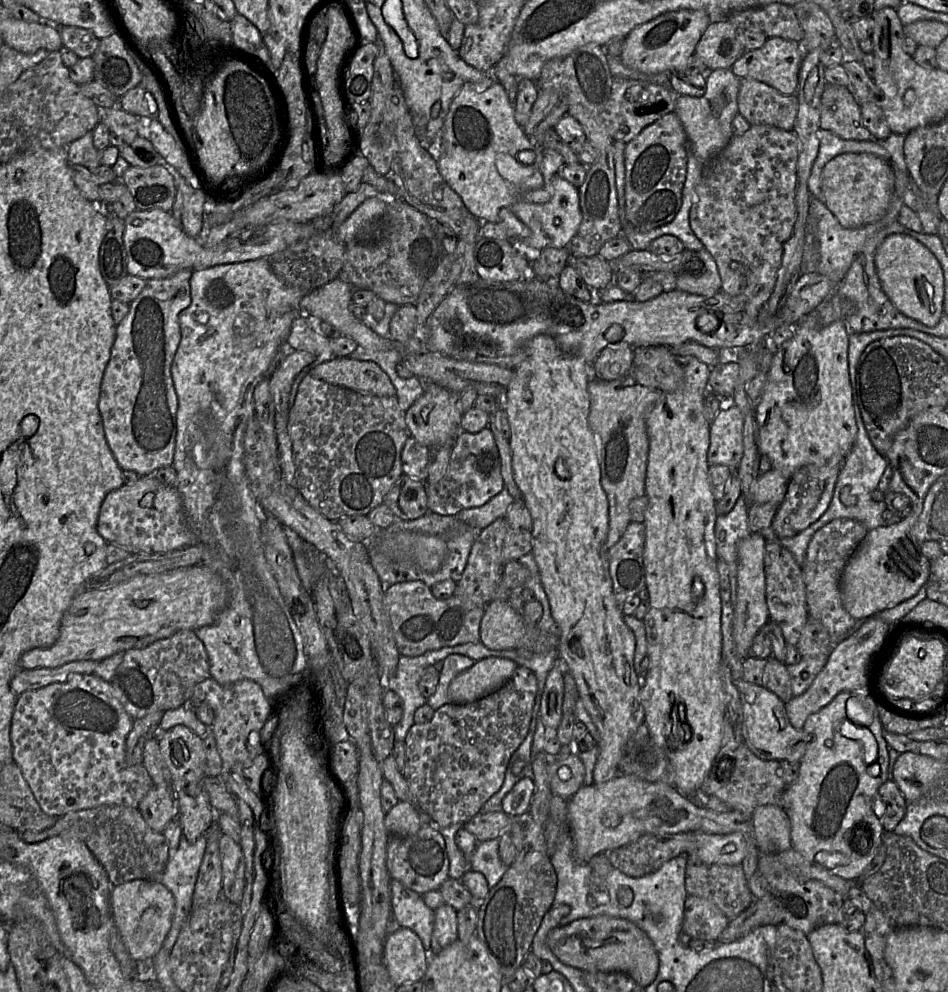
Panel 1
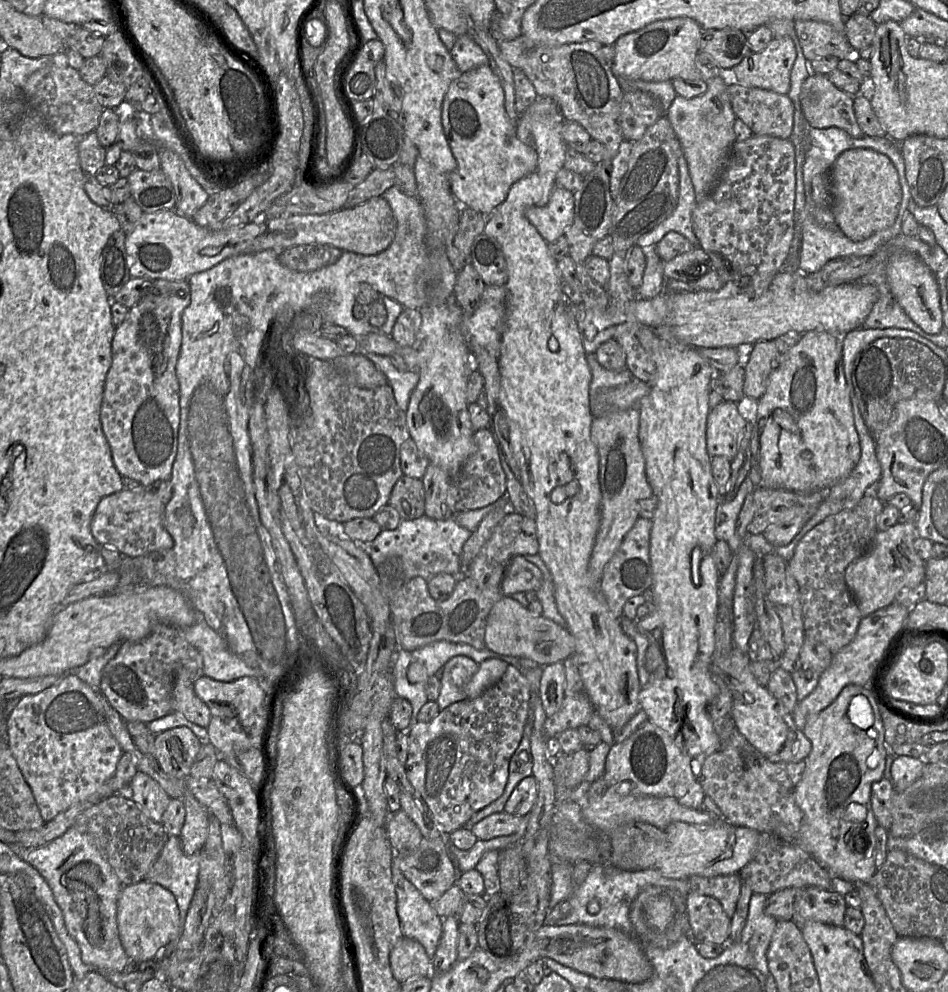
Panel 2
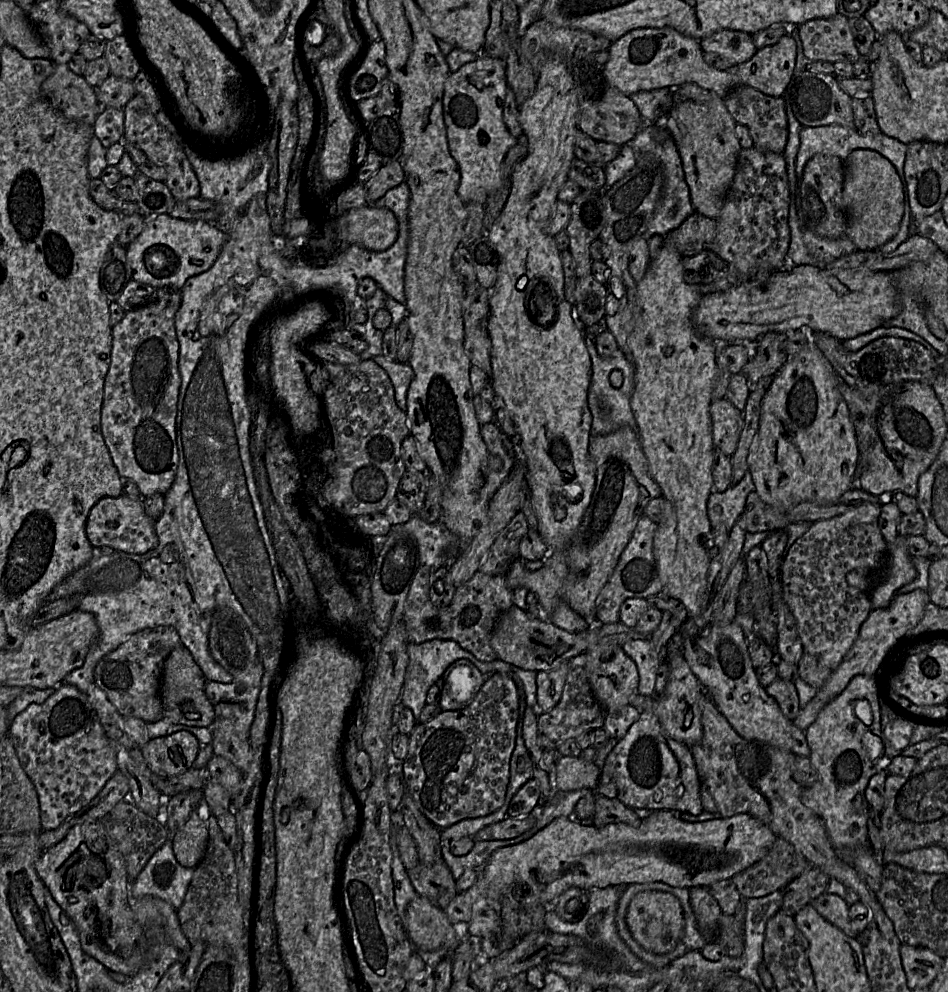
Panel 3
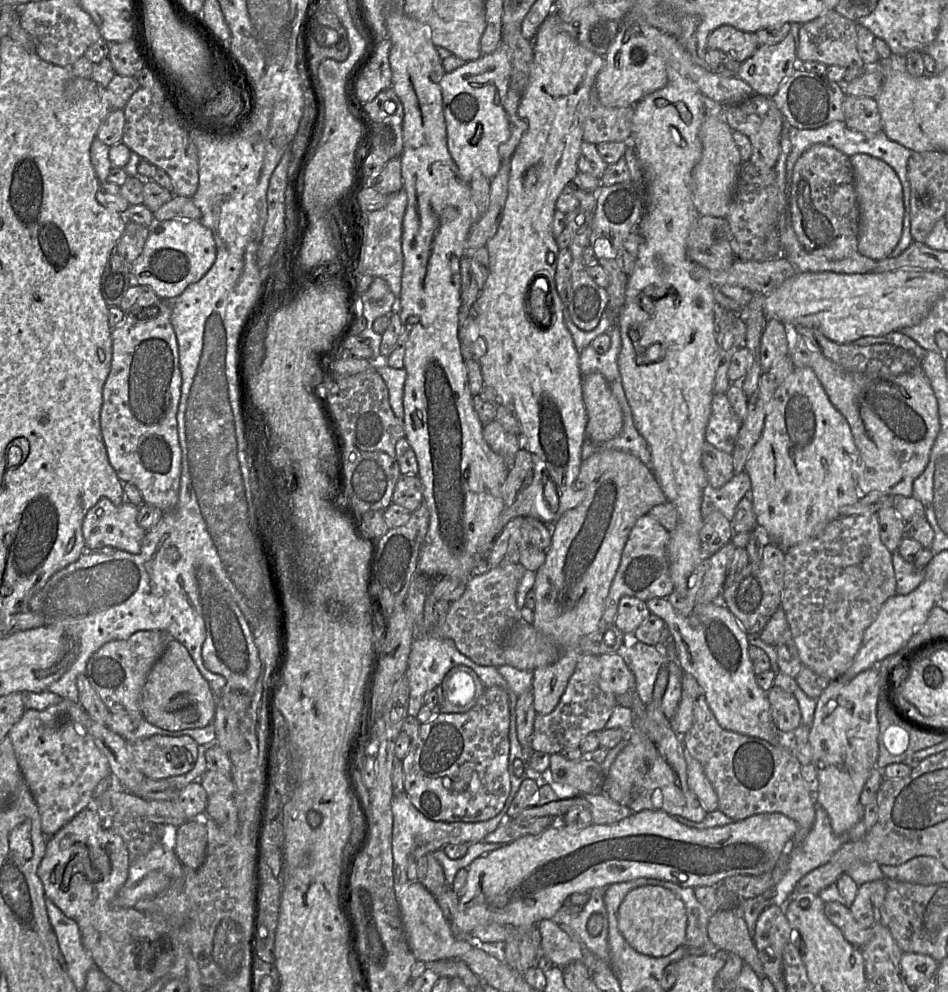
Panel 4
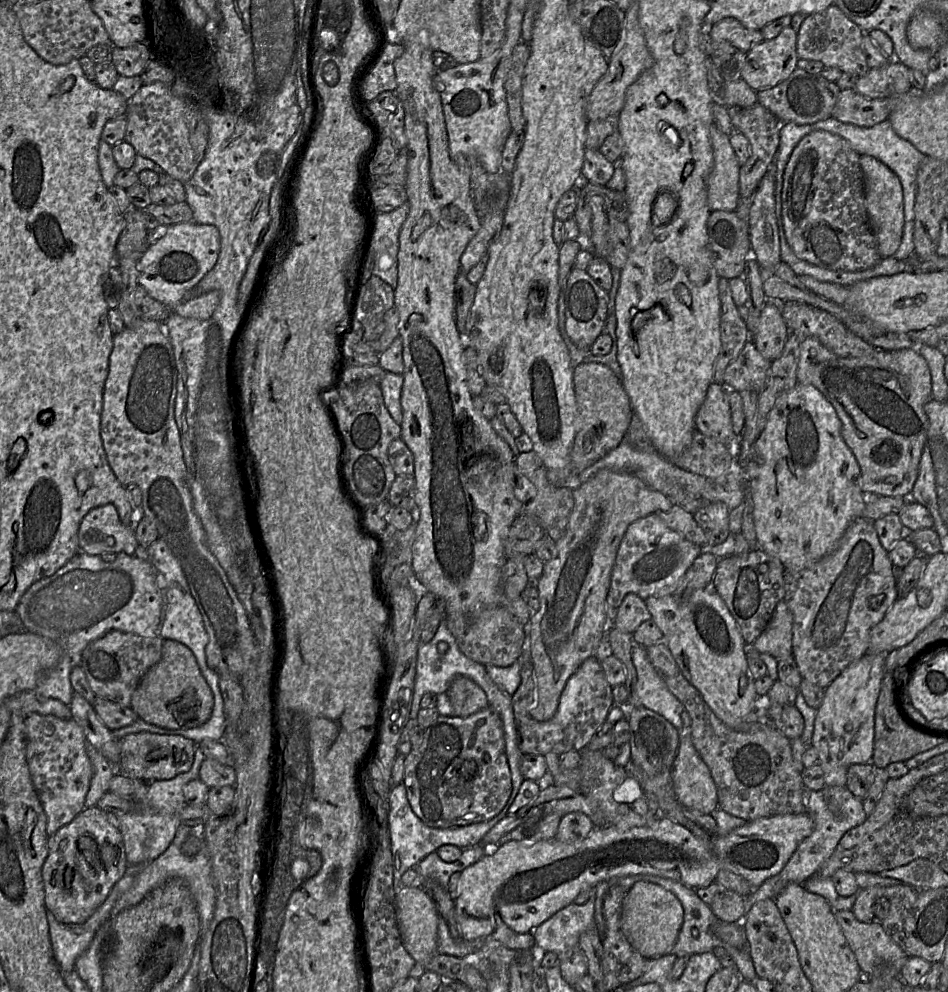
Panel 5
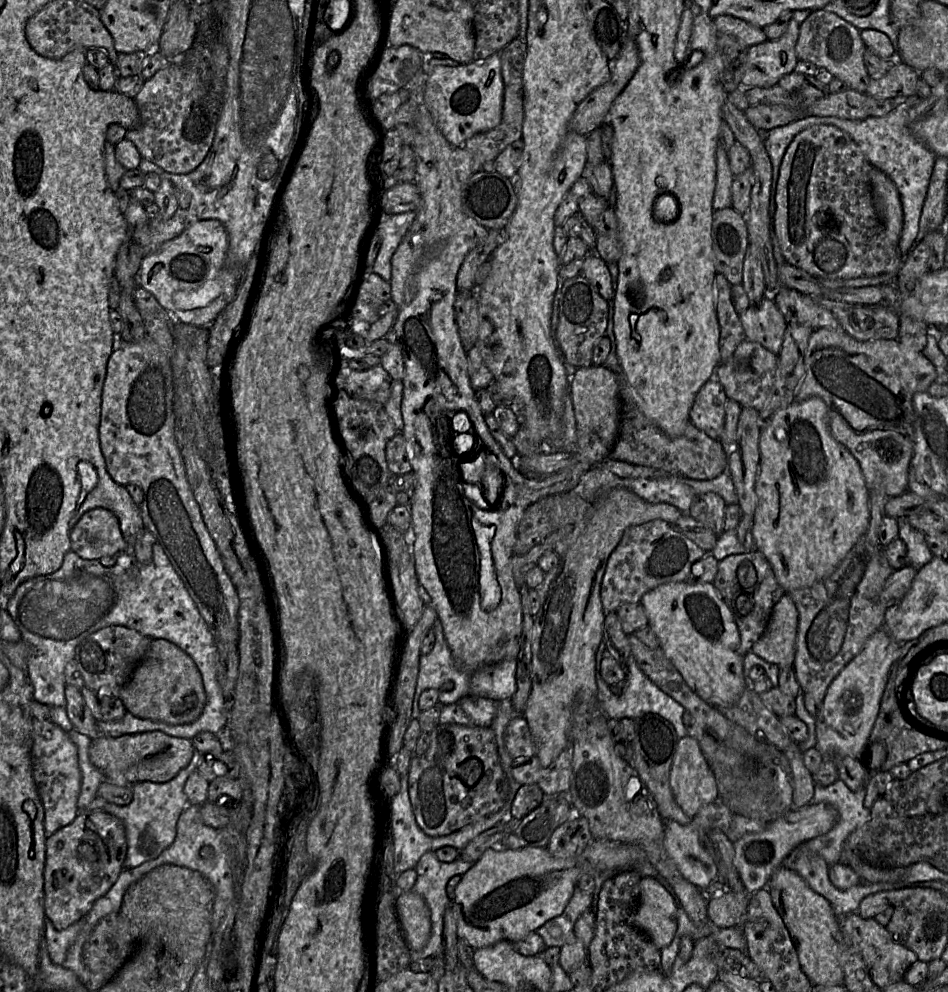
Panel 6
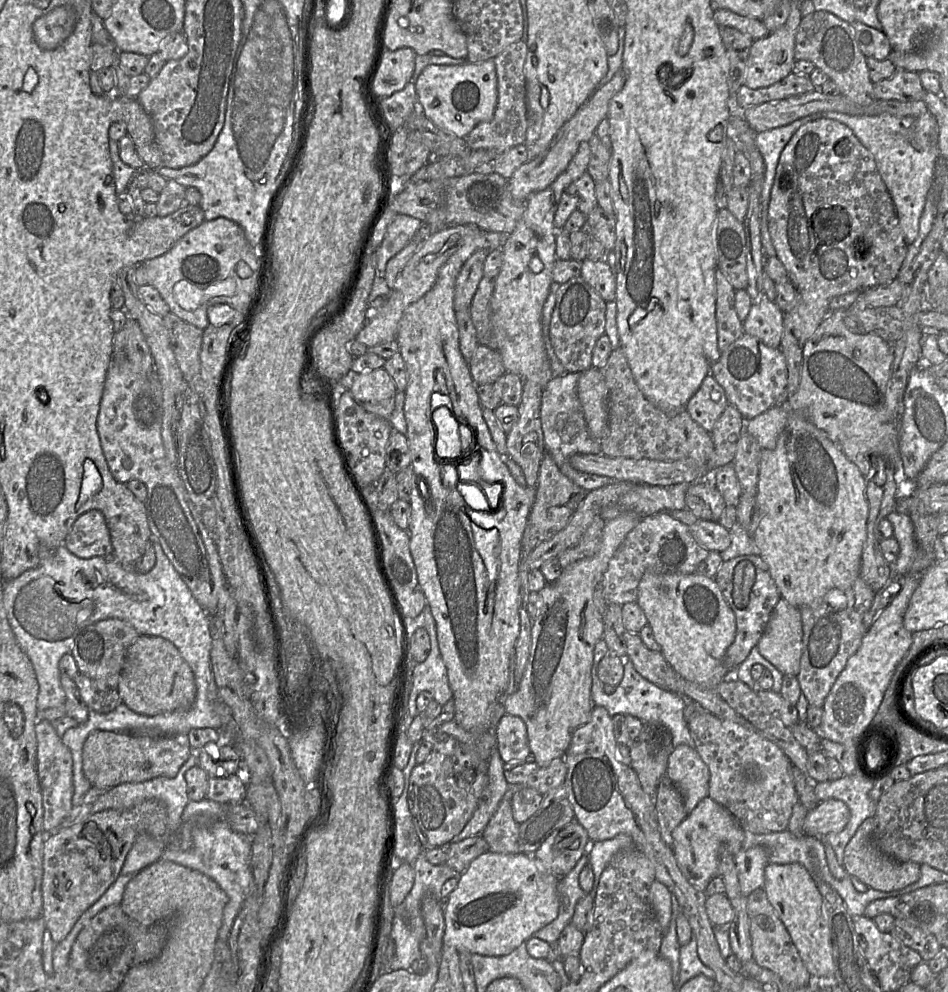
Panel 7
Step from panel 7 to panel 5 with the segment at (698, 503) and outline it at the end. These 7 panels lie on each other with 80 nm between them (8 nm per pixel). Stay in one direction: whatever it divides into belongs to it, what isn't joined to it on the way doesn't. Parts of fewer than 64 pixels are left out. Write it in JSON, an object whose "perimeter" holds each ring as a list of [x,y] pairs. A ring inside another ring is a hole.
{"perimeter":[[[710,503],[697,510],[693,516],[708,538],[710,546],[721,544],[729,536],[729,509],[725,503]]]}

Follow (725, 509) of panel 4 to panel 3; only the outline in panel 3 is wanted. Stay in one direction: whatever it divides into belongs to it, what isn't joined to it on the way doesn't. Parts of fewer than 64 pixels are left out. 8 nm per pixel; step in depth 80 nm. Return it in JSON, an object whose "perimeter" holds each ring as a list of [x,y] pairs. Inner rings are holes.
{"perimeter":[[[749,472],[739,483],[731,485],[726,491],[713,490],[707,500],[707,515],[711,528],[724,526],[731,531],[745,507],[747,496],[754,491],[755,485]]]}

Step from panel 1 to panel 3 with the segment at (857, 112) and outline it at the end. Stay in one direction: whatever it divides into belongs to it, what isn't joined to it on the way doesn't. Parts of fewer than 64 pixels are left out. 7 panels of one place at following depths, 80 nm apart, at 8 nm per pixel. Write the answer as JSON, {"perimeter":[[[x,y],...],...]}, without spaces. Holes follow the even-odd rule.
{"perimeter":[[[805,70],[796,76],[792,76],[782,97],[786,108],[791,109],[802,126],[818,127],[839,124],[855,129],[851,106],[852,98],[839,87],[834,75]]]}

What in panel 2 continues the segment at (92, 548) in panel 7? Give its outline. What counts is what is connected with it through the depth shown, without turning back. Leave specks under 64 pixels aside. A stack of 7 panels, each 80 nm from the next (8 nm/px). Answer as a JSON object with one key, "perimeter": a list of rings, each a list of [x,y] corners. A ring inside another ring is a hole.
{"perimeter":[[[148,488],[126,490],[102,498],[91,520],[91,533],[102,546],[117,549],[123,556],[138,557],[154,551],[171,549],[172,536],[164,526],[163,504]]]}

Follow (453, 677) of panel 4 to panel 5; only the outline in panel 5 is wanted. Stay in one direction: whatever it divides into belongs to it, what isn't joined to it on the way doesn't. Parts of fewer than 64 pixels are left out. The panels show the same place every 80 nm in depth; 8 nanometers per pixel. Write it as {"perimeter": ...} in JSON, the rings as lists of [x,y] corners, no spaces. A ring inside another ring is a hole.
{"perimeter":[[[465,676],[453,680],[447,695],[453,706],[454,715],[457,717],[465,718],[489,707],[484,690]]]}

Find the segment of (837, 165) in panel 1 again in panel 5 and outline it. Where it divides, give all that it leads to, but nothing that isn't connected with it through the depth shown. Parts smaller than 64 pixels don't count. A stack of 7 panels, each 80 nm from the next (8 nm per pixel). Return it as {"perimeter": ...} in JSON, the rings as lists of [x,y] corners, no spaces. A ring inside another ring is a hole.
{"perimeter":[[[860,155],[864,178],[865,206],[870,228],[883,258],[894,255],[899,248],[904,230],[903,189],[899,177],[888,166],[870,155]]]}

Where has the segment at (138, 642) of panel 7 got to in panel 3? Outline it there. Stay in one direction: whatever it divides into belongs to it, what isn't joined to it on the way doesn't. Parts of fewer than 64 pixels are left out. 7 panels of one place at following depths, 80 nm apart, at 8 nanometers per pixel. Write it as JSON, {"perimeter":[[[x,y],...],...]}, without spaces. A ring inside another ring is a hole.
{"perimeter":[[[181,645],[166,658],[163,665],[160,695],[163,706],[163,719],[171,724],[211,728],[215,719],[214,706],[205,693],[207,679],[195,663],[189,650]]]}

